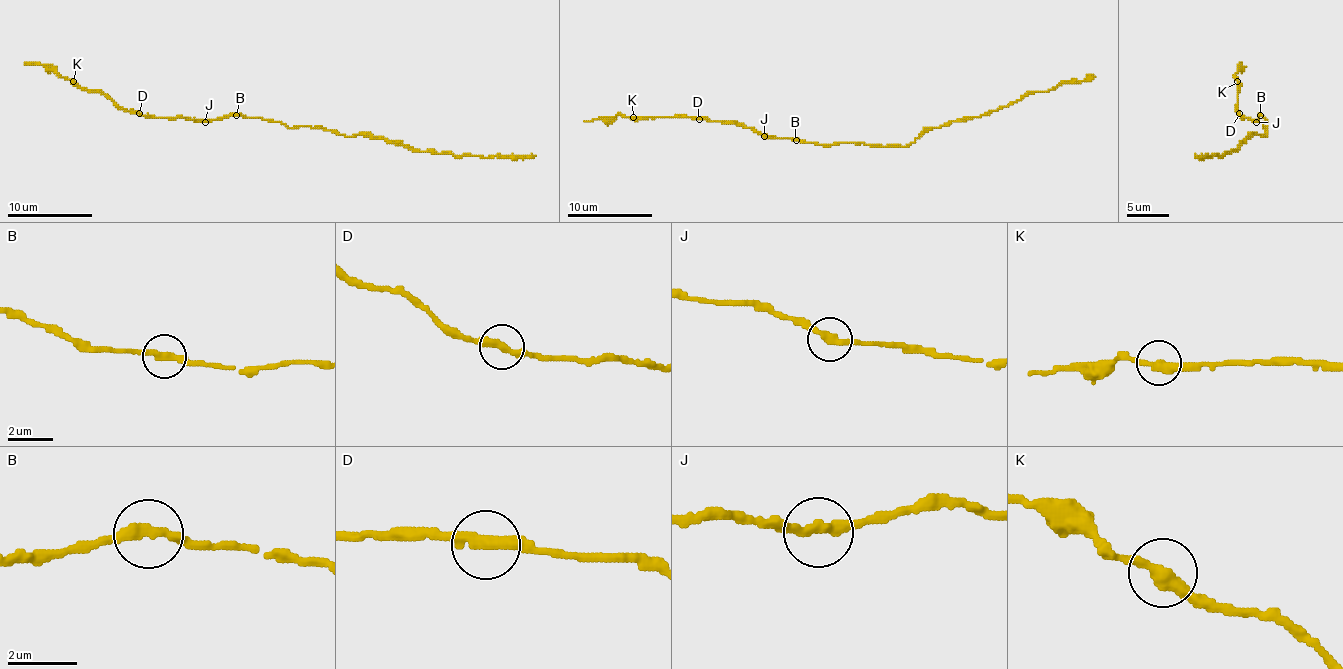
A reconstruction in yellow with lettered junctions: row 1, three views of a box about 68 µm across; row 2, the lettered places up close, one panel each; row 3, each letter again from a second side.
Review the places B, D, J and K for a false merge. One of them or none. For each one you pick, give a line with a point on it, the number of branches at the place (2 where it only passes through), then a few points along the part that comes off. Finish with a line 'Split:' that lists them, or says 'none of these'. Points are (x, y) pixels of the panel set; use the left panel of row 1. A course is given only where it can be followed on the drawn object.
Split: none of these

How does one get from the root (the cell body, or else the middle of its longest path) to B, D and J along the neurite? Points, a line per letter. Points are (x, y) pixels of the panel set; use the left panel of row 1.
B: (283, 124), (237, 115)
D: (283, 124), (241, 115), (192, 120), (152, 117), (139, 113)
J: (283, 124), (241, 115), (224, 115), (205, 122)

